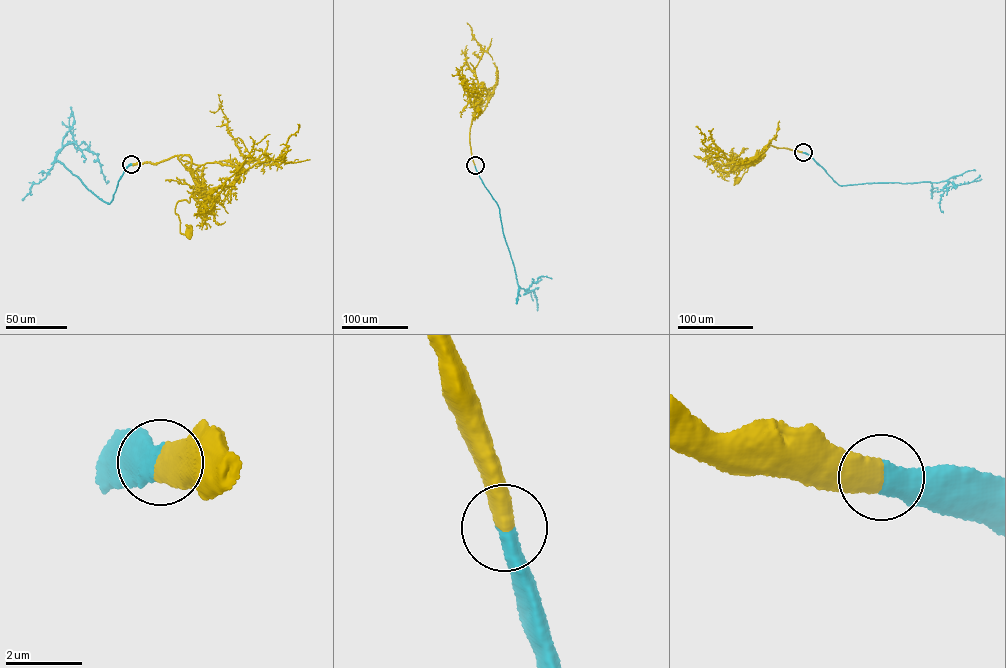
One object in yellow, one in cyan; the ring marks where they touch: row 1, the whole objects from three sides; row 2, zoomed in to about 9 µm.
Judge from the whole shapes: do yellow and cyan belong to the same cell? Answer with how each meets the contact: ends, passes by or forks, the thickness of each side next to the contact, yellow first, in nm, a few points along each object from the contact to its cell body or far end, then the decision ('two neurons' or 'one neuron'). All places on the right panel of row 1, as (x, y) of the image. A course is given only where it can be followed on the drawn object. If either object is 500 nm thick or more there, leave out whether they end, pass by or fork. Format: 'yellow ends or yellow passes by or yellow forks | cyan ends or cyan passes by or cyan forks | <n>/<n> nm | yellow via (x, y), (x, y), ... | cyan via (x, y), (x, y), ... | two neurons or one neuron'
650/600 nm | yellow via (803, 152), (770, 145), (762, 156), (743, 163), (746, 167), (749, 165), (738, 182), (738, 179) | cyan via (803, 152), (841, 185), (948, 181), (940, 201), (943, 212) | one neuron

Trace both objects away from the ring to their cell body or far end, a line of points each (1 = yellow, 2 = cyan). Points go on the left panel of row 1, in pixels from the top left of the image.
1: (131, 164), (156, 165), (178, 156), (197, 174), (197, 192), (175, 208), (180, 232), (189, 227)
2: (131, 164), (109, 203), (54, 161), (63, 146), (73, 142), (96, 154), (108, 183)

